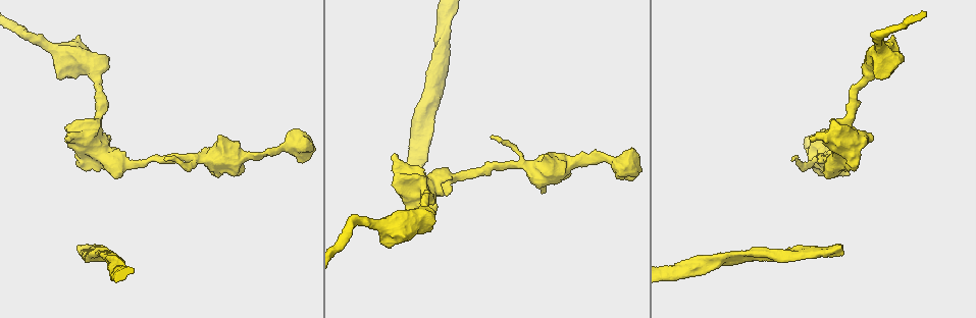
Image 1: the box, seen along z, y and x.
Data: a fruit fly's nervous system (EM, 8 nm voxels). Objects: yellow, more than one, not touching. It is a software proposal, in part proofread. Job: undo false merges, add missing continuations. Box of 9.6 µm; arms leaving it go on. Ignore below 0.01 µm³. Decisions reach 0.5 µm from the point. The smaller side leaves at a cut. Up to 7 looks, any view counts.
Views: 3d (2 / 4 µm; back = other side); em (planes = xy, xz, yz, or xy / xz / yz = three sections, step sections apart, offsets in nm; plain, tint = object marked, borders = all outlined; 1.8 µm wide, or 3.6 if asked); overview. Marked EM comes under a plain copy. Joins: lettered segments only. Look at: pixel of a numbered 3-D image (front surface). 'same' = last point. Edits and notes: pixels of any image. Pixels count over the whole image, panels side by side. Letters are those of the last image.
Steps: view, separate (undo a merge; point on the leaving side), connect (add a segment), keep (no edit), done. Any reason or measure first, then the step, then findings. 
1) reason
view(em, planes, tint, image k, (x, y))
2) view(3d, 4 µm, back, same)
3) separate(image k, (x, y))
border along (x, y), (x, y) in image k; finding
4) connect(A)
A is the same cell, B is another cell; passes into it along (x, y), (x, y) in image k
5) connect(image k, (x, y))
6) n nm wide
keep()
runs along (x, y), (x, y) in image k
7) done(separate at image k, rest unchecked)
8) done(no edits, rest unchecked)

branch stops here
view(em, planes, borders, image 1, (395, 156))

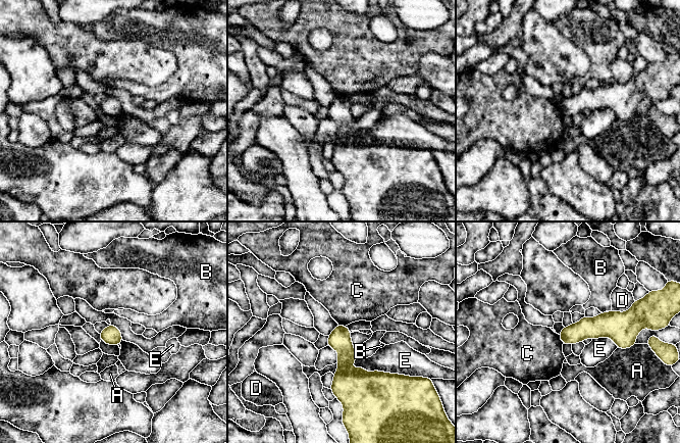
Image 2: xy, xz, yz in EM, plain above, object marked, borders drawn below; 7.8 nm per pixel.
keep()
A, B, C, D and E are other cells; no lettered segment goes on from it

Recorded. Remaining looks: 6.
free end
view(em, 3.6 µm, planes, borders, image 1, (873, 136))

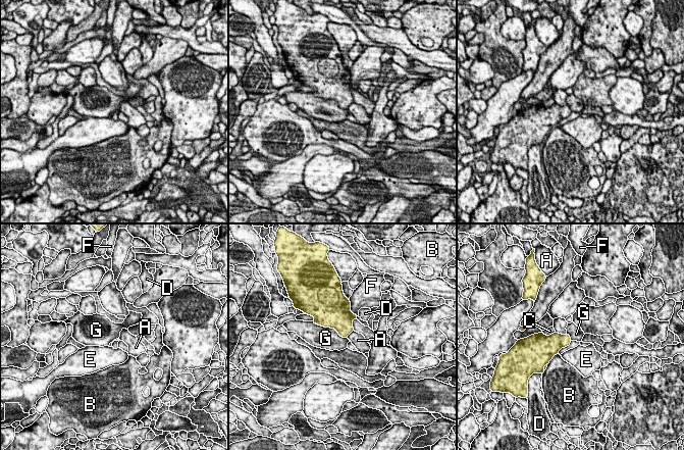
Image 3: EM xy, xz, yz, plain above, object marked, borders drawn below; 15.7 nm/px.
keep()
A, B, C, D, E, F and G are other cells; border along (312, 321), (333, 328), (347, 338) in image 3; no lettered segment goes on from it

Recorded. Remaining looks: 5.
an open end
view(em, planes, borders, image 1, (541, 192))

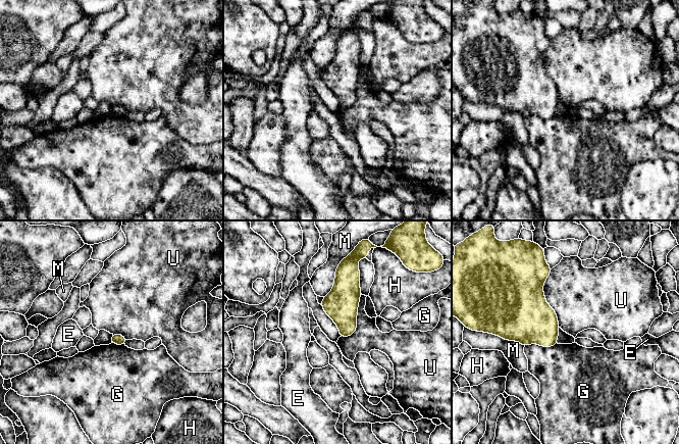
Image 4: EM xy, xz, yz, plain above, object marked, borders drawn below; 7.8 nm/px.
keep()
E, G, H, M and U are other cells; none of them fits

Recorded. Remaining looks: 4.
done(no edits, rest unchecked)

